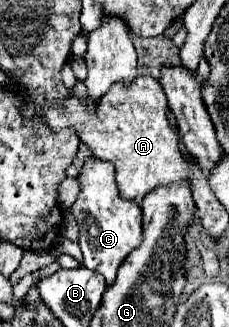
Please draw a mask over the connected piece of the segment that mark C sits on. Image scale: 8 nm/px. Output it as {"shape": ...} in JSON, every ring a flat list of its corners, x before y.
{"shape":[[87,159,85,165,81,167,79,175,79,195,77,201,65,209,65,217,75,217,79,225,79,245,83,251,83,265,87,269,93,269,101,273,111,285,115,281,115,273,127,253,135,249,141,243,141,209,137,201,123,201,117,191,117,181,115,181,115,167,109,161,101,159]]}

